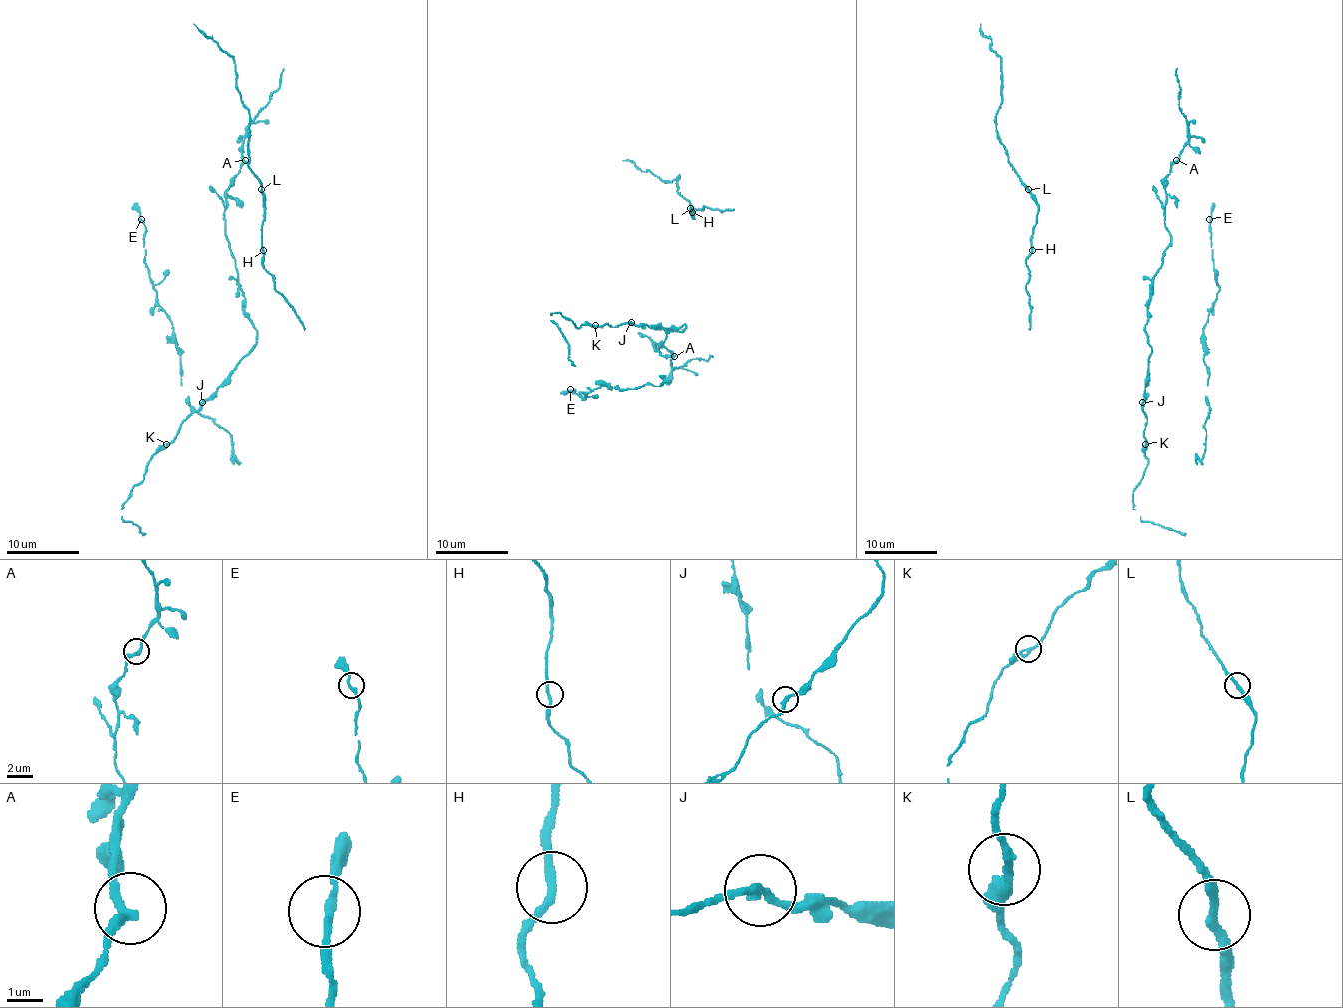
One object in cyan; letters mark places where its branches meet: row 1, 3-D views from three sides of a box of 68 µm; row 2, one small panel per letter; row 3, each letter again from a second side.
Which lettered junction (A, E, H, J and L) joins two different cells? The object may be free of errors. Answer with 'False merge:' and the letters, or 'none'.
False merge: none

